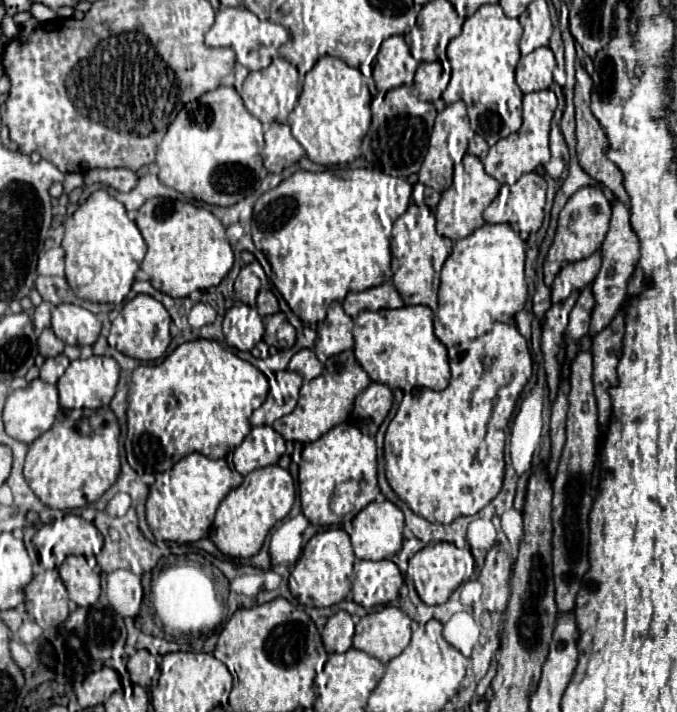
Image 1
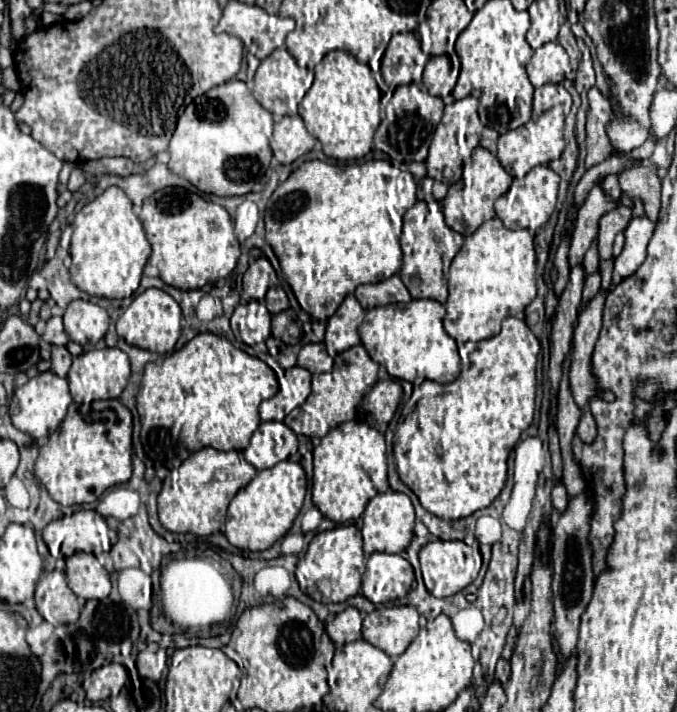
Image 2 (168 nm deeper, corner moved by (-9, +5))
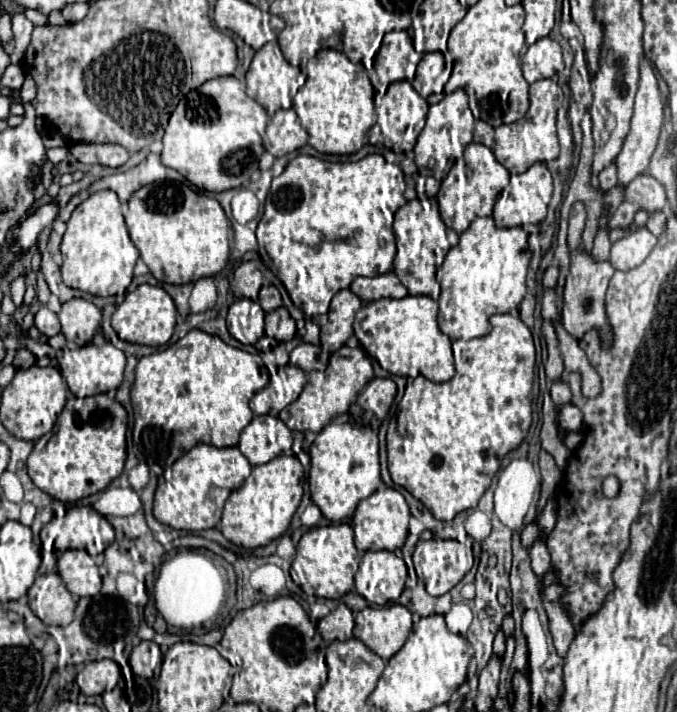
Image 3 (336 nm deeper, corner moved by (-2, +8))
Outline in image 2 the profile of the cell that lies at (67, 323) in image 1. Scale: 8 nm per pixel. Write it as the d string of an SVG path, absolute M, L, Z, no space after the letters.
M77 299L67 305L63 323L65 333L71 337L71 341L83 345L85 351L91 351L109 329L109 315L103 307Z

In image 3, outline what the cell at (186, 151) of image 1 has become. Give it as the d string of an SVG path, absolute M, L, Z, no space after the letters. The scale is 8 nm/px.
M222 76L204 82L200 88L188 92L176 110L172 112L164 134L164 150L162 150L162 164L168 168L178 170L182 176L186 176L194 186L208 190L208 192L224 192L230 188L238 188L246 182L250 182L252 174L258 170L258 158L264 152L260 130L268 124L266 110L252 100L242 84L234 76Z

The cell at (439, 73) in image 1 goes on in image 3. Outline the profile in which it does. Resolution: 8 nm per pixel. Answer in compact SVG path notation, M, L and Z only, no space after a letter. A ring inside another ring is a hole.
M426 52L417 66L412 86L424 98L428 98L431 94L443 93L444 86L451 76L454 59L450 52L441 53ZM444 57L446 67L444 67Z

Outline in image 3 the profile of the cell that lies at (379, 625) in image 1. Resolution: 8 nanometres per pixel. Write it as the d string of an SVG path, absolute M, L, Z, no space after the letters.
M402 604L368 606L356 616L354 638L362 640L380 658L392 658L412 630L412 614Z

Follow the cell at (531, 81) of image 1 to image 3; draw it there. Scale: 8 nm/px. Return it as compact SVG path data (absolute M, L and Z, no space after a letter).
M550 37L534 42L522 58L522 70L528 84L560 74L564 70L560 44Z

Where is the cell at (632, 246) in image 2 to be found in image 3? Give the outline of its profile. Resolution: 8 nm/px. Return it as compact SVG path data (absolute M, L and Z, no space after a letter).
M638 228L612 244L608 262L614 266L614 270L632 270L646 260L656 242L658 238L648 232L648 228Z

